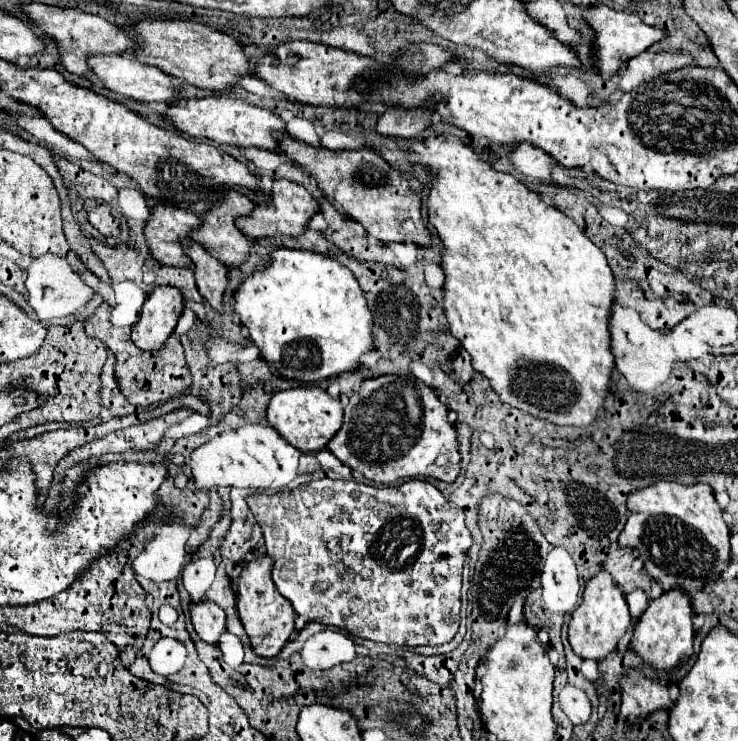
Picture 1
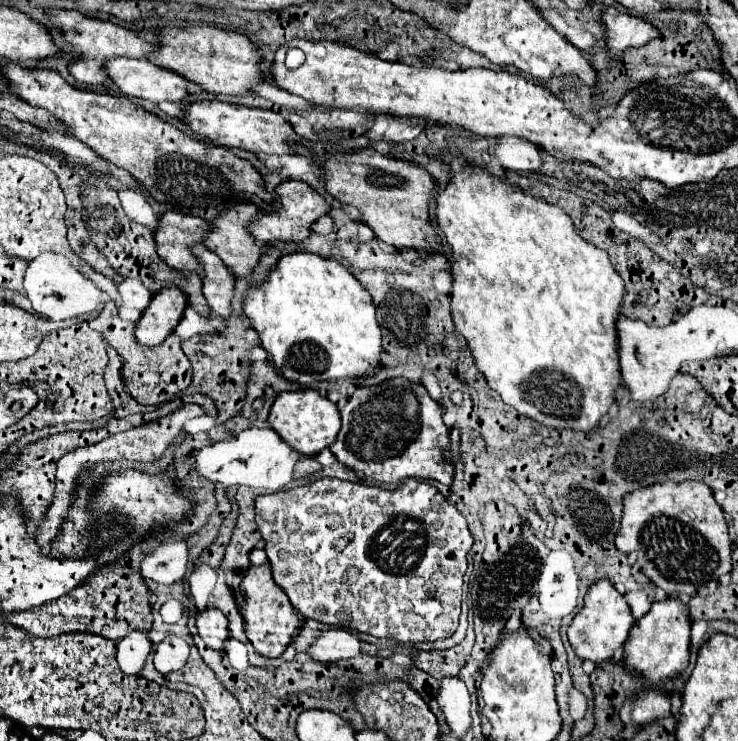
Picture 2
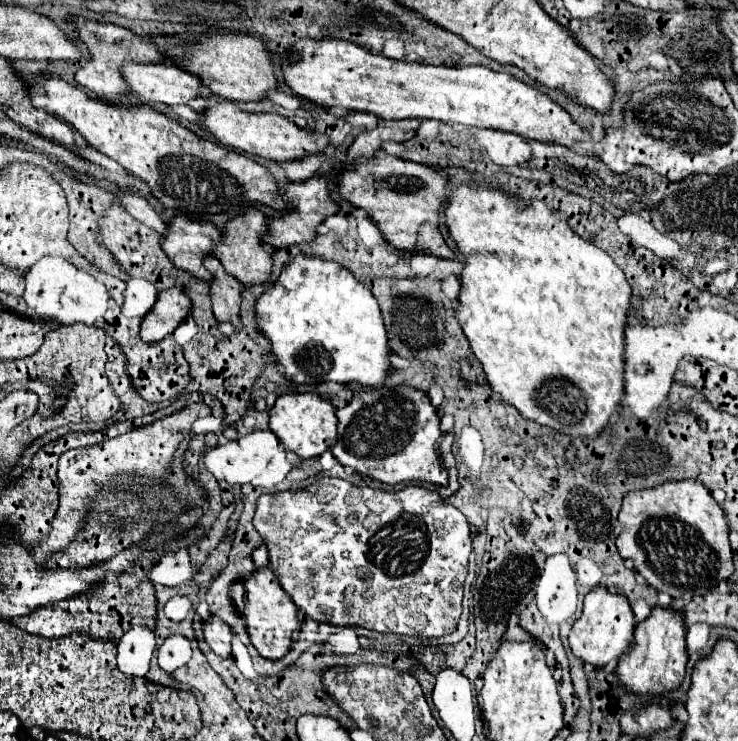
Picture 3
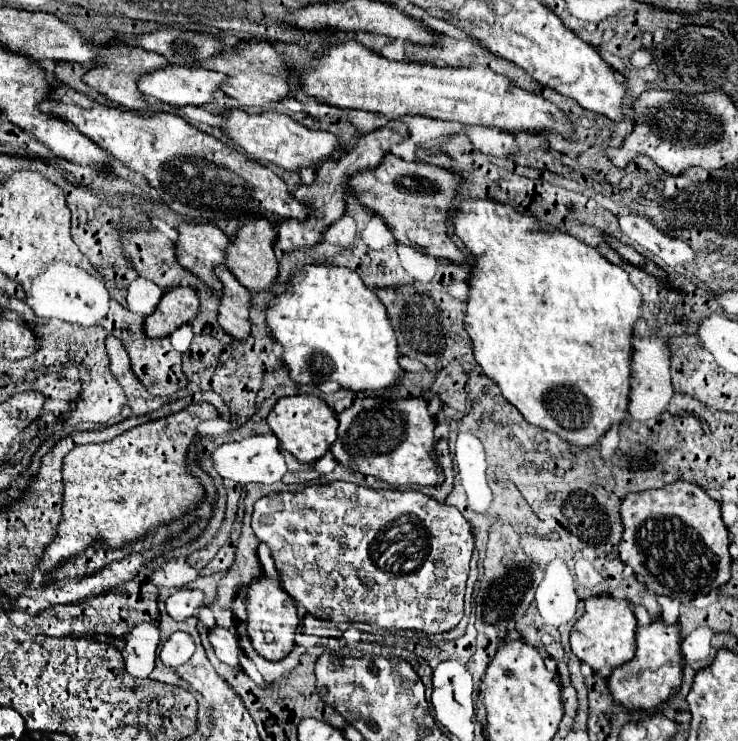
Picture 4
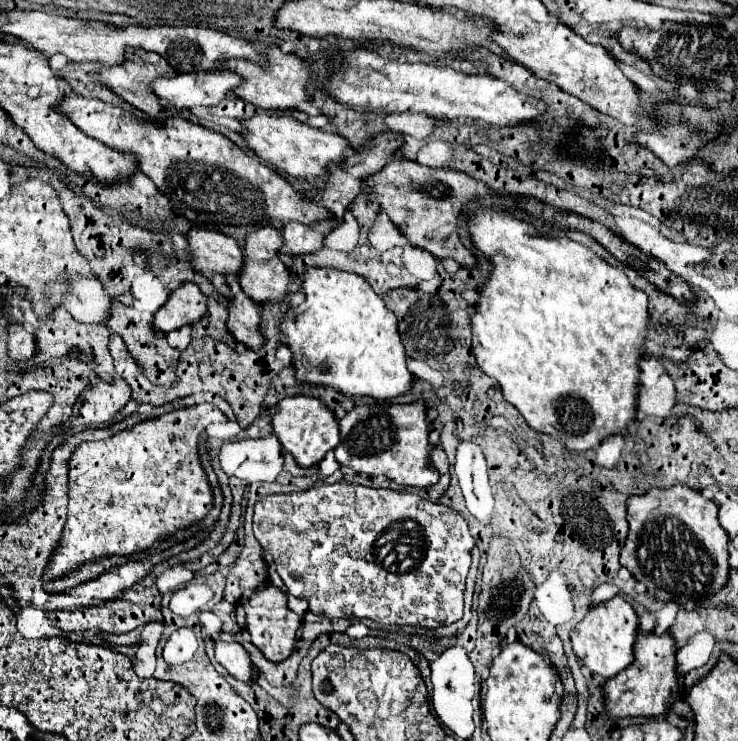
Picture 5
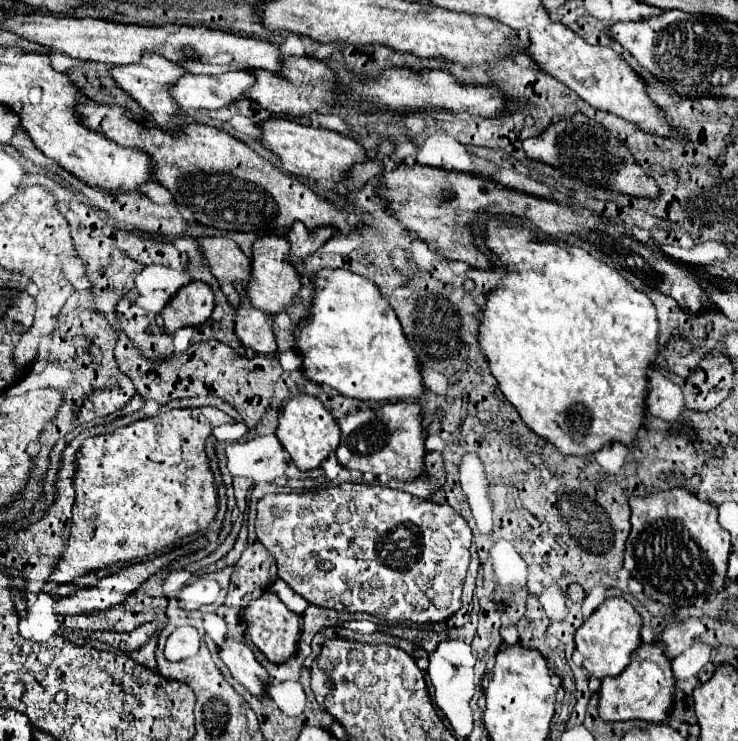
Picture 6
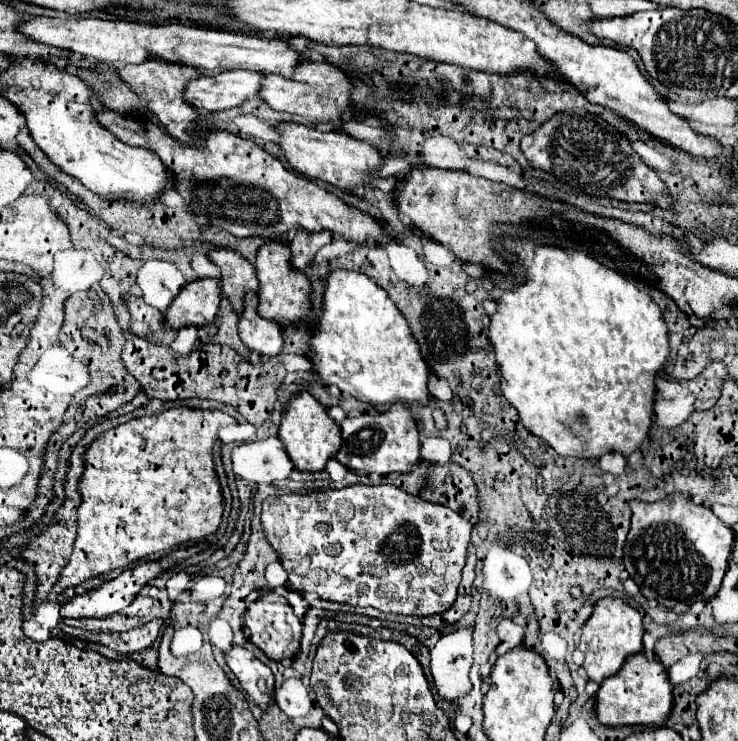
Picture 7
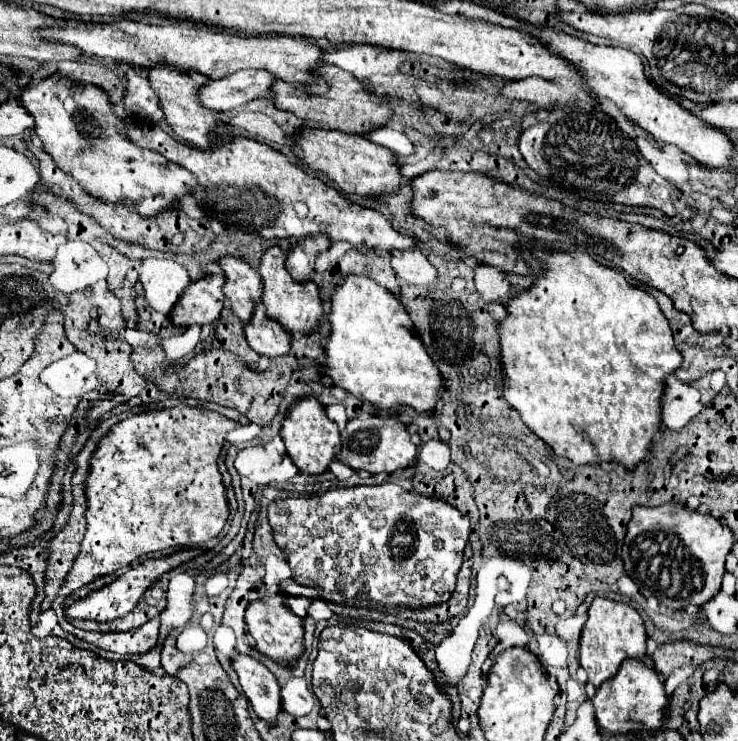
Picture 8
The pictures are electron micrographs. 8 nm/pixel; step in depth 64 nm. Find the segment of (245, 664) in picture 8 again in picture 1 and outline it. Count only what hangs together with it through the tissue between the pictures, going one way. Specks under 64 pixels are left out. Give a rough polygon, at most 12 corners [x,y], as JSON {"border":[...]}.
{"border":[[212,600],[192,602],[190,620],[208,644],[226,630],[226,614]]}

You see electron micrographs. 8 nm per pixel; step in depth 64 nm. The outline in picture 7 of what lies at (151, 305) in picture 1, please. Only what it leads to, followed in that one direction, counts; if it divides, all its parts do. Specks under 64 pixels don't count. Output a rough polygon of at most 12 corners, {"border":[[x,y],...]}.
{"border":[[218,278],[186,284],[168,306],[170,328],[206,326],[220,306]]}

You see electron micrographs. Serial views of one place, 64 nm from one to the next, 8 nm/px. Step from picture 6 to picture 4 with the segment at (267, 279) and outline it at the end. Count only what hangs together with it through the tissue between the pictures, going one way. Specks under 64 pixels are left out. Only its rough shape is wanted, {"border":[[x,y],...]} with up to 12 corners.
{"border":[[266,218],[246,222],[224,264],[244,288],[276,282],[274,228]]}

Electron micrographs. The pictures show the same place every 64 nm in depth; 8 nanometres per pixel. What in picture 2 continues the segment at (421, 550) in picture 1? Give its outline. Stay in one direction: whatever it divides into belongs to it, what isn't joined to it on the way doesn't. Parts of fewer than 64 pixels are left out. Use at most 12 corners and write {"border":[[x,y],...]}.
{"border":[[420,480],[256,496],[306,618],[434,642],[472,534]]}

